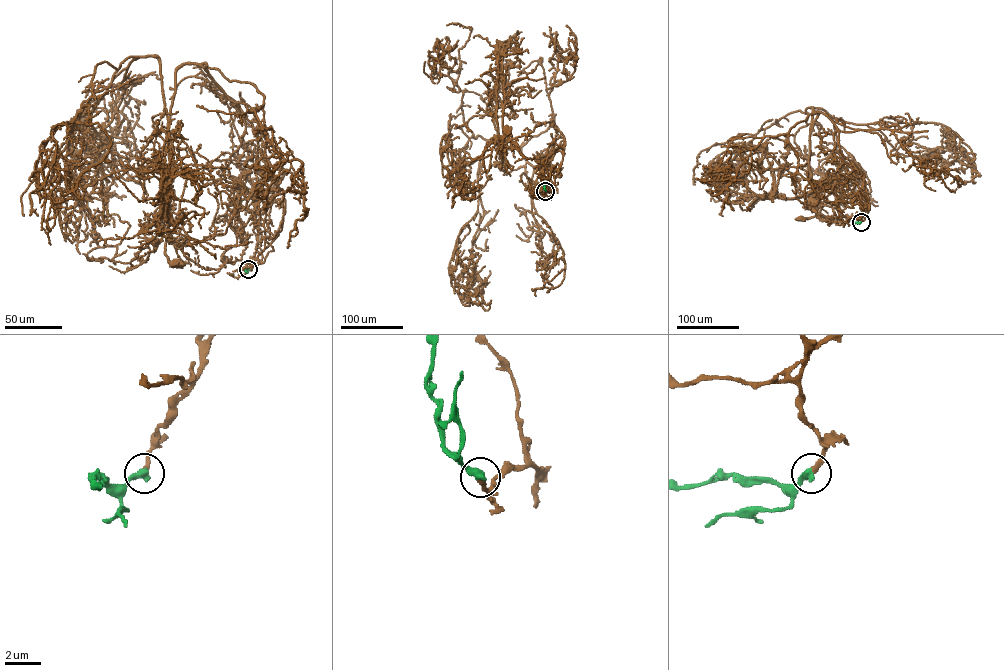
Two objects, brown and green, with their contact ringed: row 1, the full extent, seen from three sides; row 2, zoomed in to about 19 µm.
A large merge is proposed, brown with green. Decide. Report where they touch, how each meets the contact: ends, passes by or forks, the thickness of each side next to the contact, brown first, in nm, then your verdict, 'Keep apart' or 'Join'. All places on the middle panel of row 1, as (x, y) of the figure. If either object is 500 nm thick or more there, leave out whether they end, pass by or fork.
Place: (545, 191). At the ring brown ends. At the ring green ends. Thickness 300 nm (brown) against 440 nm. Join

